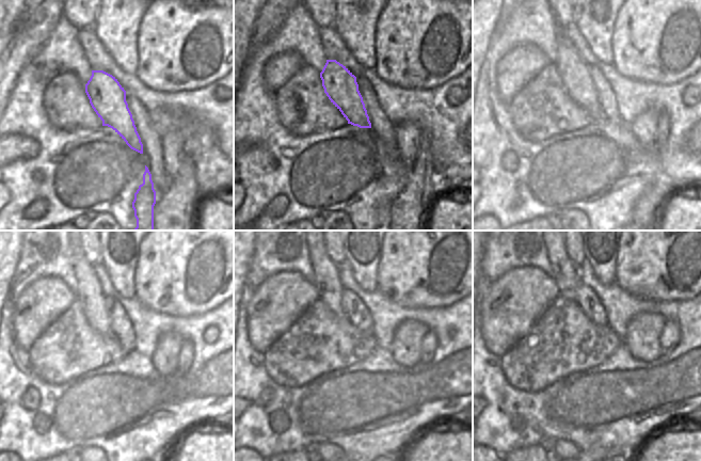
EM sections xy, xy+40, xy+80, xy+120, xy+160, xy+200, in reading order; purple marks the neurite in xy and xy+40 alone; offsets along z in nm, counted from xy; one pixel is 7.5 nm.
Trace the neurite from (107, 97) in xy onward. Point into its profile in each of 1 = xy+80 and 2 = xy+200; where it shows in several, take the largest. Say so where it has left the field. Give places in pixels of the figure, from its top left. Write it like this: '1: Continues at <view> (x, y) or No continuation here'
1: Continues at xy+80 (573, 72)
2: Continues at xy+200 (564, 272).

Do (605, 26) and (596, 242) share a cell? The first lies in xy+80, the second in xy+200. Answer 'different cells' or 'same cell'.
same cell

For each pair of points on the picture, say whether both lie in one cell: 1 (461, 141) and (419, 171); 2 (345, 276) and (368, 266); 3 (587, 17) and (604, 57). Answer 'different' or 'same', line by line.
1: different
2: different
3: same

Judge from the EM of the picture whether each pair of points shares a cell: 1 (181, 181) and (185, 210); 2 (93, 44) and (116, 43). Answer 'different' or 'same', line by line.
1: same
2: different

